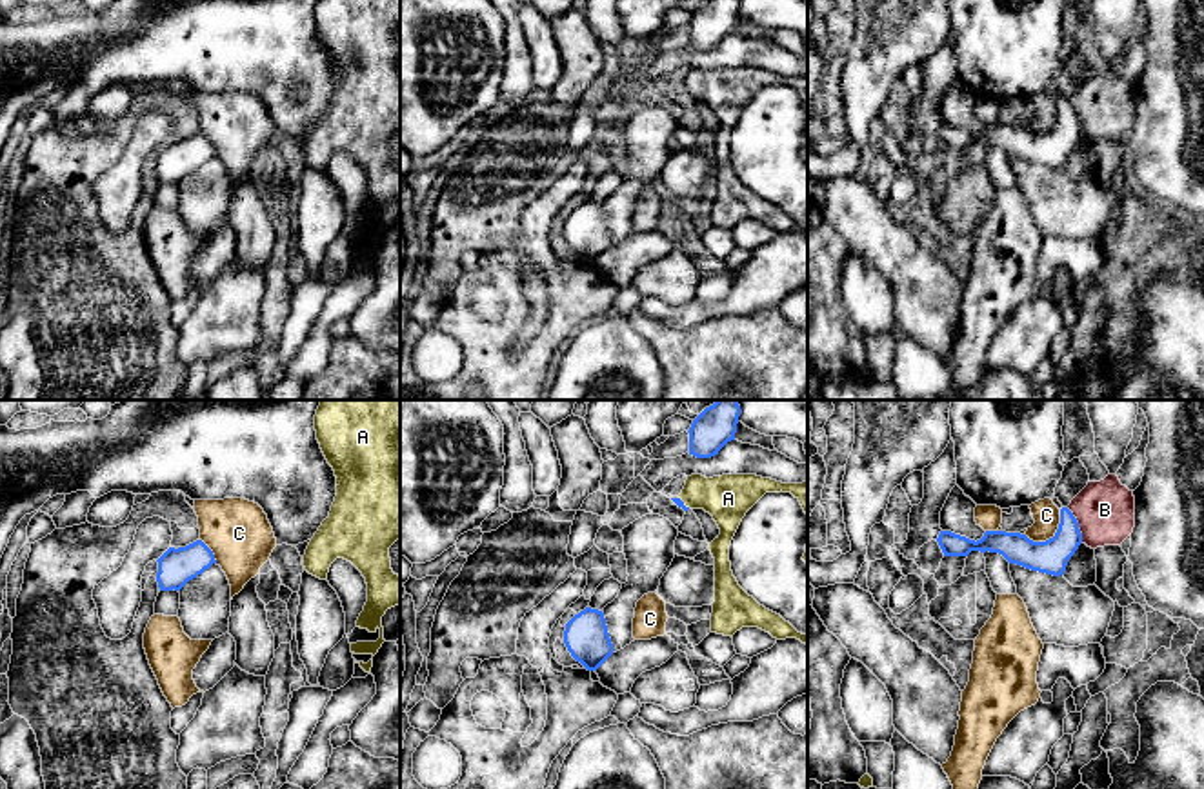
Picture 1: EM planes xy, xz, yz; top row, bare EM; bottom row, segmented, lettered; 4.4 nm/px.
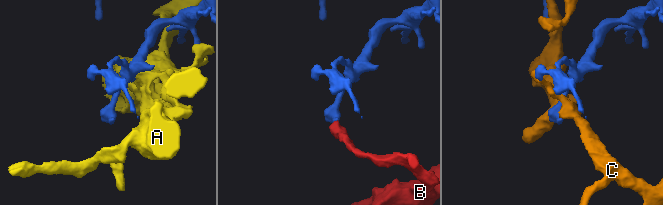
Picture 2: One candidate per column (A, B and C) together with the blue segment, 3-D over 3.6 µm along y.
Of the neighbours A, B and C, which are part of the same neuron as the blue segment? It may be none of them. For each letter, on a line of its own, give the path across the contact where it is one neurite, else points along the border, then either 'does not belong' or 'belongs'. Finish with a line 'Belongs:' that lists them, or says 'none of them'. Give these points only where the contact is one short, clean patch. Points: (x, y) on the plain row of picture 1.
A: does not belong
B: along yz (1066, 100), (1077, 115), (1083, 135) | does not belong
C: does not belong
Belongs: none of them

